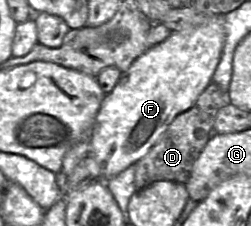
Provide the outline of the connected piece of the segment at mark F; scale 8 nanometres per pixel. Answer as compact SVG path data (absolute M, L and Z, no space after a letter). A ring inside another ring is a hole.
M212 18L206 25L173 32L122 73L112 91L105 95L89 138L89 155L99 165L105 183L144 157L176 116L195 104L212 82L225 38L224 18Z

